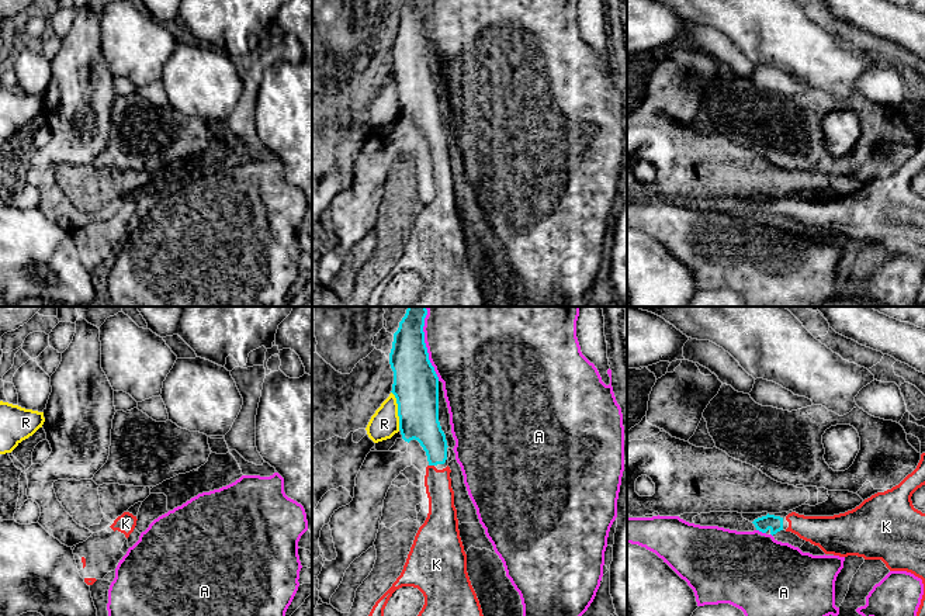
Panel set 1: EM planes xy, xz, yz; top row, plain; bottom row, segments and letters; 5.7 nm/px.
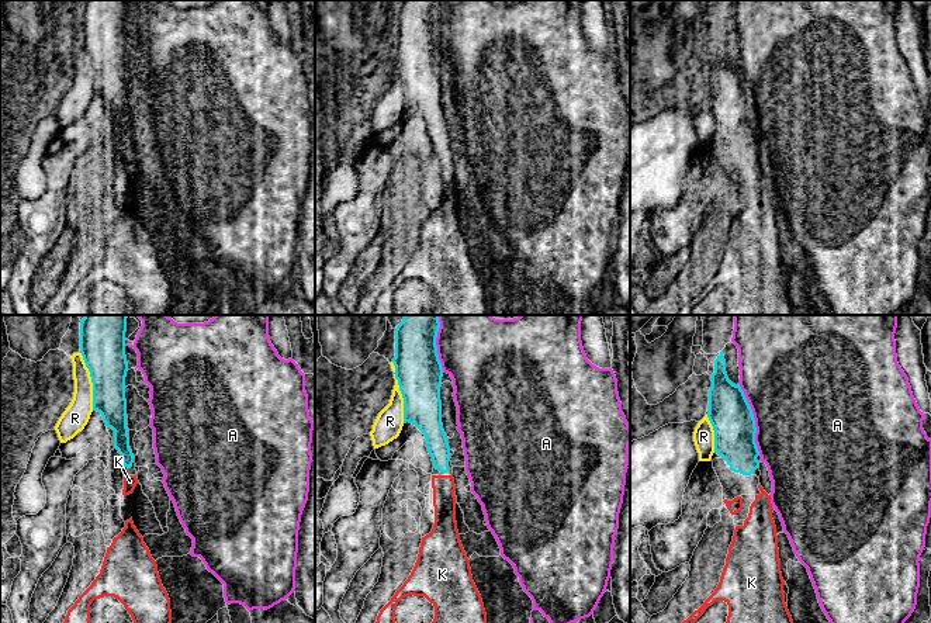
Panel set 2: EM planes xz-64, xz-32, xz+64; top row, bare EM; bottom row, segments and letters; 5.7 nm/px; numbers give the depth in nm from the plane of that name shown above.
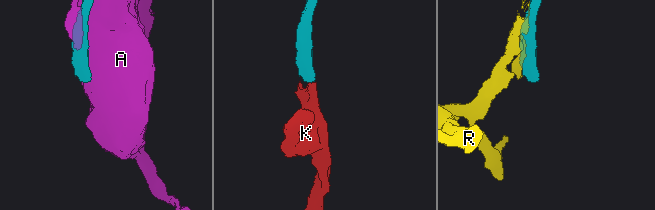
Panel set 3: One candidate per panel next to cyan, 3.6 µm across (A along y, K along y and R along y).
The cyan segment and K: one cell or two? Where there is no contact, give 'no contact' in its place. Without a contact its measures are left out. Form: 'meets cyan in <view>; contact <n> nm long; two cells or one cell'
meets cyan in xz; contact 30 nm long; one cell

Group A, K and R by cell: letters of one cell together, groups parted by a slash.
A / K / R

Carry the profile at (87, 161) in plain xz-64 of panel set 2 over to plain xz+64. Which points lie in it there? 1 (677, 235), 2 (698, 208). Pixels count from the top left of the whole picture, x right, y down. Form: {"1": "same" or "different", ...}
{"1": "different", "2": "different"}

